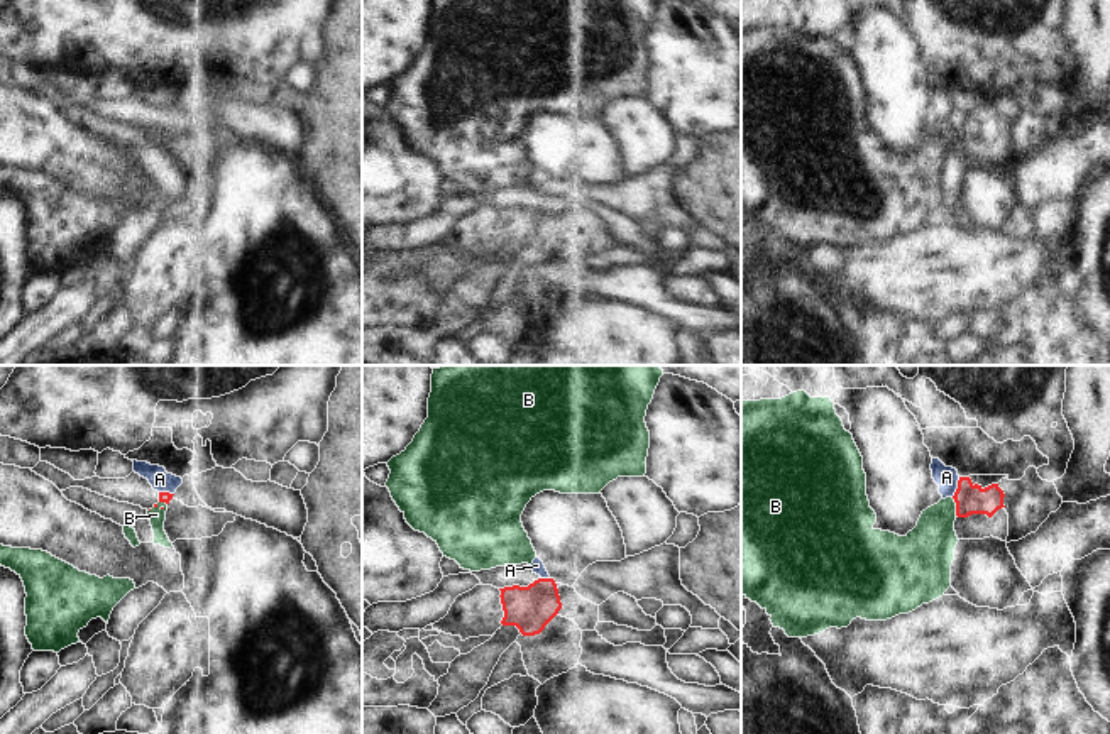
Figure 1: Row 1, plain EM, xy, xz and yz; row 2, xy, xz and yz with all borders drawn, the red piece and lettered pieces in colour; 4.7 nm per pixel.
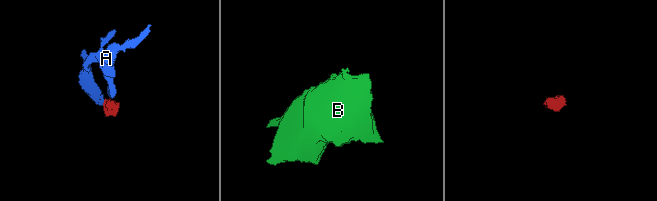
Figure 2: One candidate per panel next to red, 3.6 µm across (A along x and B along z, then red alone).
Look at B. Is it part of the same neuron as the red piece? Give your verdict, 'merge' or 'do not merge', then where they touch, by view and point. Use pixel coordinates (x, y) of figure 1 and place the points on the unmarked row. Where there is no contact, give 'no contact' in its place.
do not merge; contact yz (956, 127)

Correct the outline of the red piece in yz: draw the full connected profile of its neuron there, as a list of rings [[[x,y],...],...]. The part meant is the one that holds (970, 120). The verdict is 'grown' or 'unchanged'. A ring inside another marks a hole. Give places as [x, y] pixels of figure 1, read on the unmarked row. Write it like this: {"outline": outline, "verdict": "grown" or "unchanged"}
{"outline": [[[959,98],[953,117],[956,123],[954,152],[958,161],[983,161],[1008,157],[1008,135],[1003,130],[1003,112],[998,105],[981,108],[970,98]]], "verdict": "grown"}

